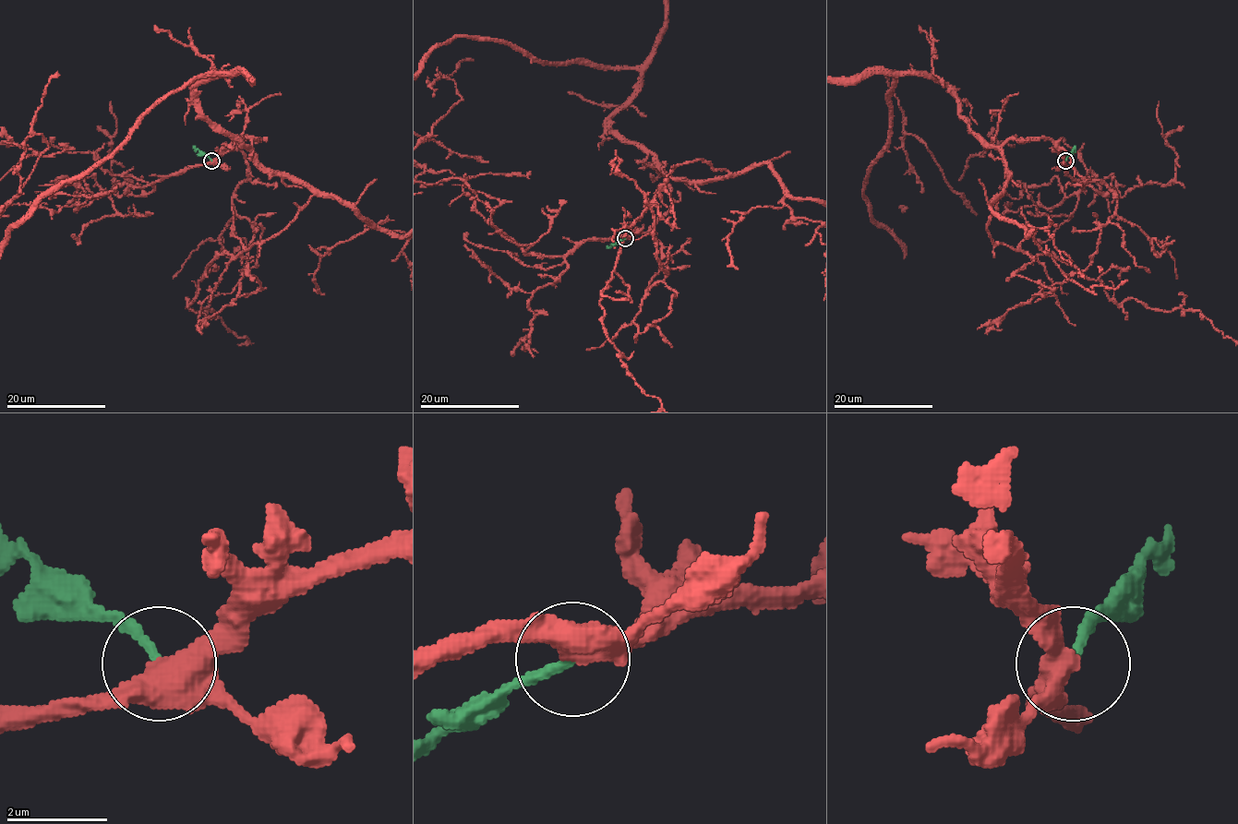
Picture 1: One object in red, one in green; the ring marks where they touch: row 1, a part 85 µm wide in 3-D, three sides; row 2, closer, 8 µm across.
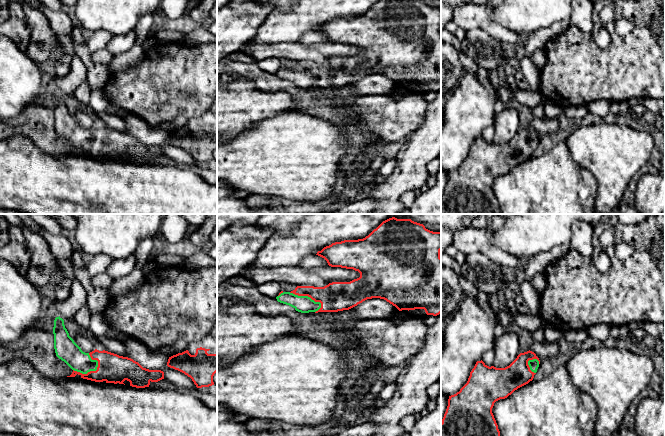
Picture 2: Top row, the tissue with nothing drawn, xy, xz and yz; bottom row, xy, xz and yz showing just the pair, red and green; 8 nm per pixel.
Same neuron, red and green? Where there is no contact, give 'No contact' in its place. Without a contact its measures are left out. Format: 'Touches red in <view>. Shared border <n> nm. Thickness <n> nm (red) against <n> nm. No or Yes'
Touches red in xy. Shared border 220 nm. Thickness 240 nm (red) against 180 nm. Yes

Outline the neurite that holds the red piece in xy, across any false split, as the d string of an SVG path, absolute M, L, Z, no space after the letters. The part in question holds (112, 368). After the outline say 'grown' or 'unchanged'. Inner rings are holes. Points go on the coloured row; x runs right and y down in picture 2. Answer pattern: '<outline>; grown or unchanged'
M60 316L54 320L53 334L56 356L73 370L67 377L75 377L78 374L83 379L114 384L124 384L127 380L130 386L136 388L149 387L151 382L164 379L163 371L143 368L131 358L105 350L83 352L69 336Z; grown

